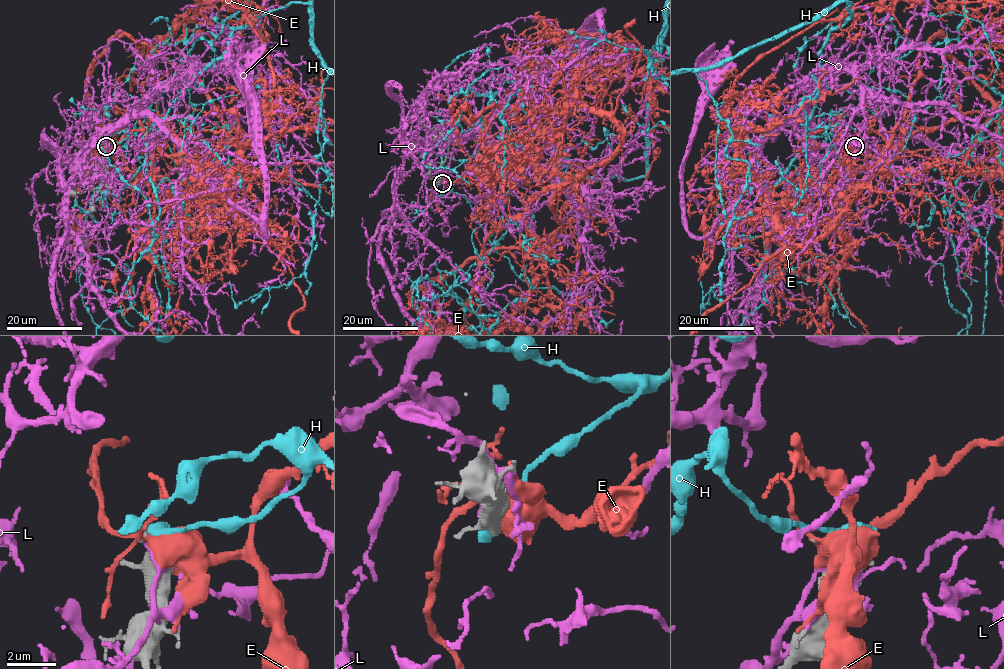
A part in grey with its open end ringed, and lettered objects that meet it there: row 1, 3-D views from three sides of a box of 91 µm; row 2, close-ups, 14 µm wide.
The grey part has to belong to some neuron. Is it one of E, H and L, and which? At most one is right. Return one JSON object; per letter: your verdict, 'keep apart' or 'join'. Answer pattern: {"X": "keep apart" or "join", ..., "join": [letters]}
{"E": "keep apart", "H": "keep apart", "L": "keep apart", "join": []}

